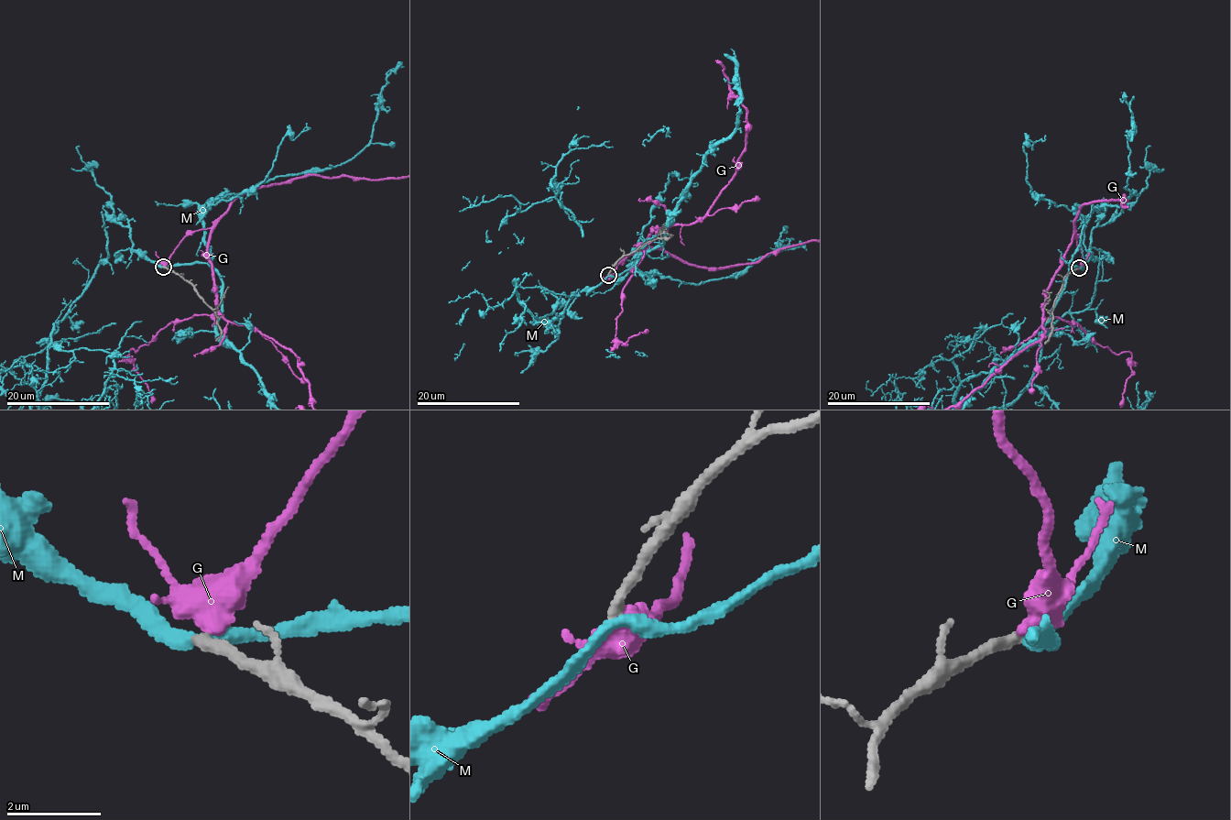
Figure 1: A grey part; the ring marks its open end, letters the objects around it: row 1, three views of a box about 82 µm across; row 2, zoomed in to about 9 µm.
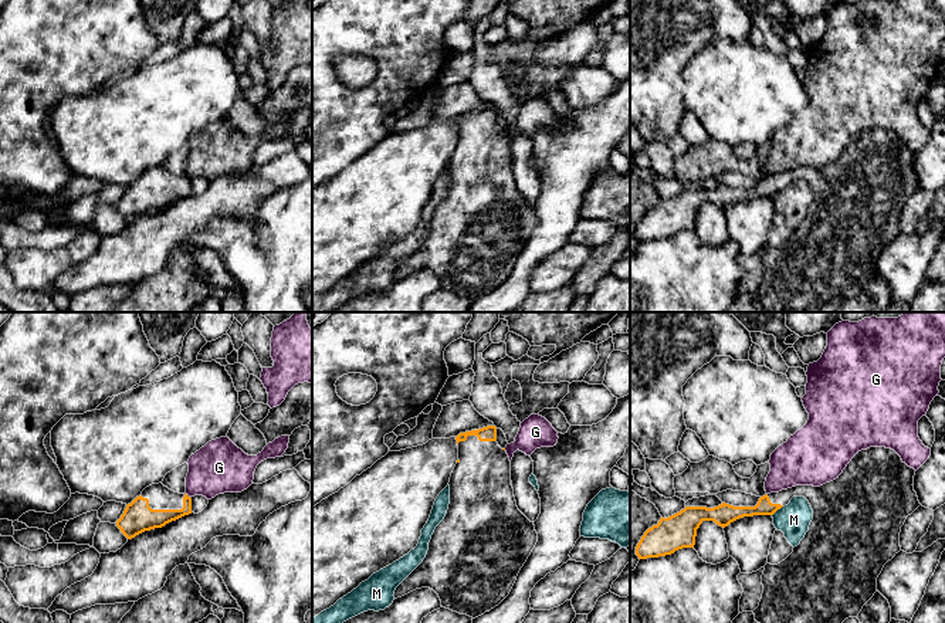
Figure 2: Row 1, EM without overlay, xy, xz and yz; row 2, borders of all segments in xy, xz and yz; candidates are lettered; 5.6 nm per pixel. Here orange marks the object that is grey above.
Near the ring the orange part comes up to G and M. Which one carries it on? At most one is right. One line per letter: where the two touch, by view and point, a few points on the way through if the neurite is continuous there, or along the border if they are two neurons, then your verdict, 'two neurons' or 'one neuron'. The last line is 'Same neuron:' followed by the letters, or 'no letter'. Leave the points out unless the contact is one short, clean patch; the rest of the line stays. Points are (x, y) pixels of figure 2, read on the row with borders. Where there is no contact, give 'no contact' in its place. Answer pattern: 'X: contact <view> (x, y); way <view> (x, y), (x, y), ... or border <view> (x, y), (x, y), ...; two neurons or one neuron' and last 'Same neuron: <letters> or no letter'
G: no contact; two neurons
M: contact yz (776, 510); border yz (782, 505), (772, 515); two neurons
Same neuron: no letter

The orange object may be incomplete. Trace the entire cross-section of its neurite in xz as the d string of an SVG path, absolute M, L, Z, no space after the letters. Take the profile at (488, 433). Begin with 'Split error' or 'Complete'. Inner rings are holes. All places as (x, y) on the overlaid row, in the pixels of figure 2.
Split error. M487 426L478 430L471 430L465 433L460 433L457 437L457 446L458 446L458 460L457 464L451 473L450 477L450 504L447 514L444 519L436 526L431 539L429 542L429 551L423 562L396 588L394 590L394 599L402 597L416 589L421 588L430 588L433 589L440 600L441 606L446 609L450 609L453 612L457 612L460 614L467 614L472 619L484 614L485 612L490 612L495 606L498 606L511 592L516 576L526 562L528 556L531 555L532 549L535 548L538 542L538 534L535 531L534 522L531 522L516 507L516 501L514 497L514 488L511 485L511 461L505 451L505 448L501 448L498 446L497 440L497 427L495 426Z

